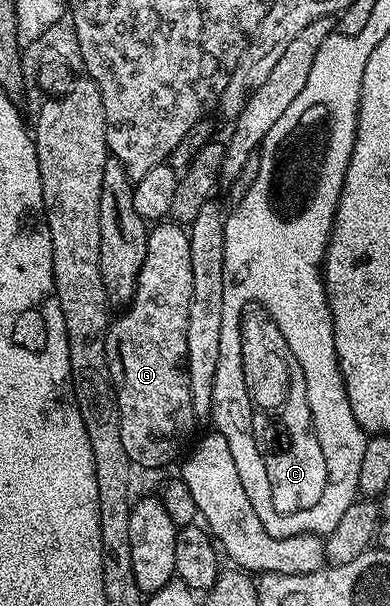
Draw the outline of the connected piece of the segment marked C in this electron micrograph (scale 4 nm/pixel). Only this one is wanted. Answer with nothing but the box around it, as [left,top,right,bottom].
[260,439,329,517]

